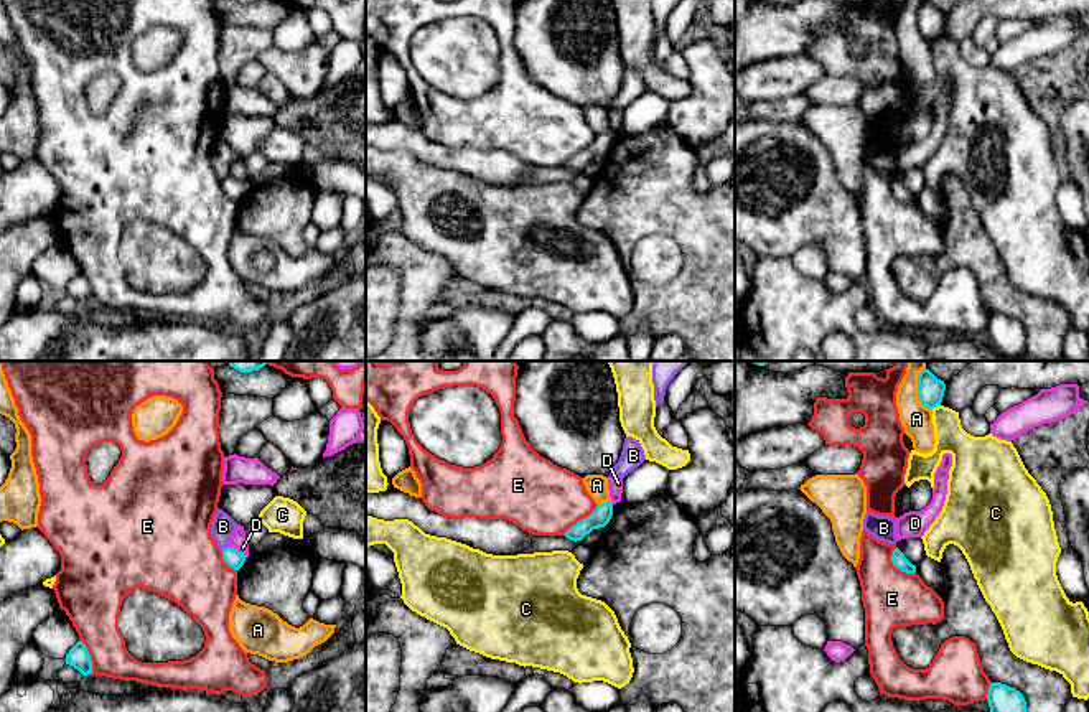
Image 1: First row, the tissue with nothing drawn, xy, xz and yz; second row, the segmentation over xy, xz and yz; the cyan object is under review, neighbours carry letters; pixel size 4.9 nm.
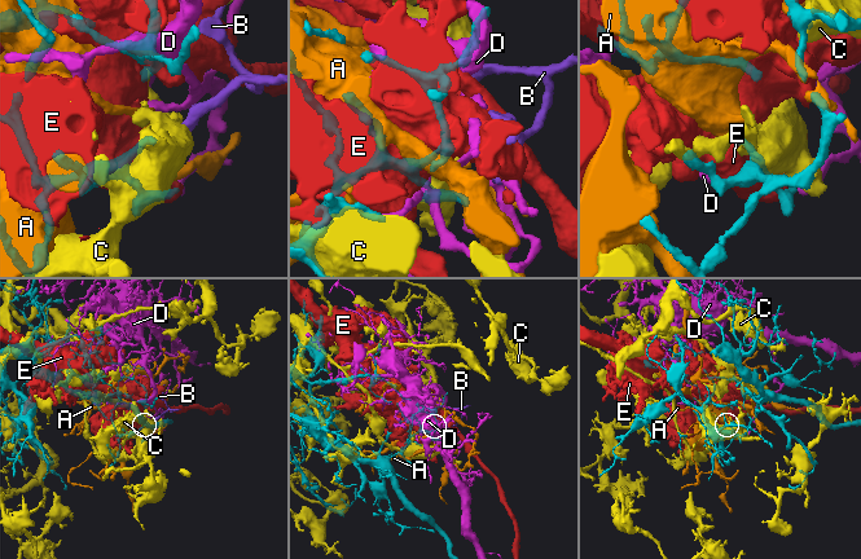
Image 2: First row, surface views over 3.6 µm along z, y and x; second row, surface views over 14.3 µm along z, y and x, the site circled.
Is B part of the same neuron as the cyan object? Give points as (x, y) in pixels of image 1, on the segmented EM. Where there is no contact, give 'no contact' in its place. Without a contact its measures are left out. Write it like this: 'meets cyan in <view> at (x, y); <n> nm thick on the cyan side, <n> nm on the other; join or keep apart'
meets cyan in xy at (226, 548); 90 nm thick on the cyan side, 120 nm on the other; keep apart

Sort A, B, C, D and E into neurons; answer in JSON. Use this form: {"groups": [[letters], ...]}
{"groups": [["A"], ["B"], ["C"], ["D"], ["E"]]}

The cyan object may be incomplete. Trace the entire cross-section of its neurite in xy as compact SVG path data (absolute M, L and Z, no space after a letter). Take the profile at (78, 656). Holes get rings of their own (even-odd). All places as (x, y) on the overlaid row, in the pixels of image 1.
M77 641L66 654L66 664L77 669L82 676L92 674L91 654L82 641Z

